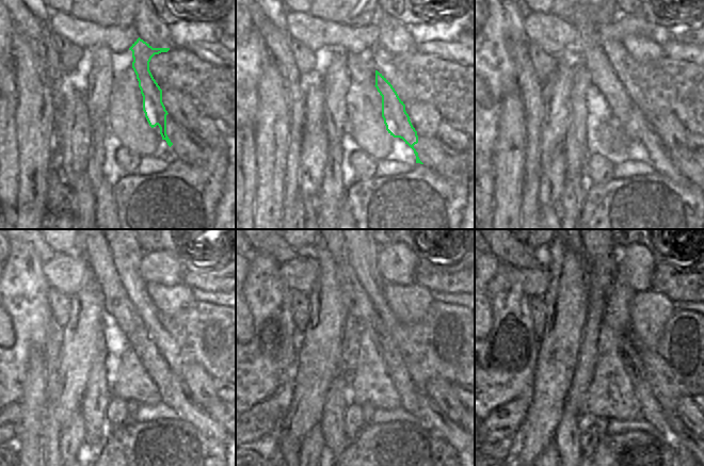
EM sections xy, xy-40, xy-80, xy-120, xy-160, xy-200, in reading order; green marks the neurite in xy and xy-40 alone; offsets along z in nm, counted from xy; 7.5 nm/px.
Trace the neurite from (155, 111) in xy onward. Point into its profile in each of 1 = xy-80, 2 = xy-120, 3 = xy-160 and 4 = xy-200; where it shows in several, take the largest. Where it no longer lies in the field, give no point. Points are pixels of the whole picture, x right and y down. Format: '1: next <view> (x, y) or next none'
1: next xy-80 (660, 161)
2: next xy-120 (178, 398)
3: next xy-160 (433, 416)
4: next xy-200 (691, 442)

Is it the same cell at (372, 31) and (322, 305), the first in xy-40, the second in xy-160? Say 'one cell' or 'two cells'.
two cells

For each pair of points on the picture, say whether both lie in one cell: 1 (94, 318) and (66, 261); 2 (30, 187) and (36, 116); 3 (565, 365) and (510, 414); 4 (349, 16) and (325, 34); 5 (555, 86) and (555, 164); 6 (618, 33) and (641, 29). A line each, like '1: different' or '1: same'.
1: different
2: same
3: different
4: different
5: different
6: same

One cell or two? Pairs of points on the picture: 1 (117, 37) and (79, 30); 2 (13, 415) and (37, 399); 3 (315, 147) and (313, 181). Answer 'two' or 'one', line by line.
1: one
2: two
3: one

